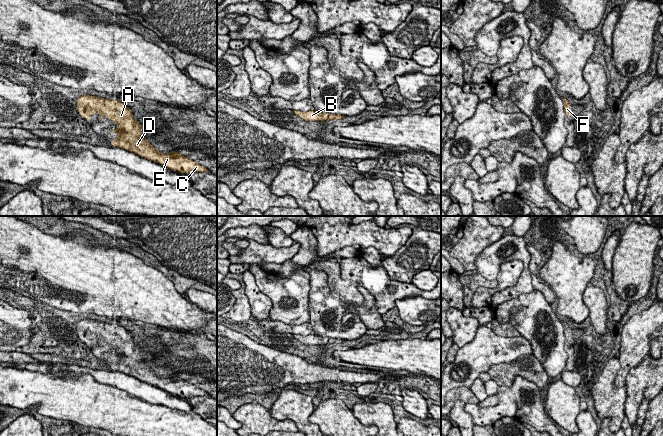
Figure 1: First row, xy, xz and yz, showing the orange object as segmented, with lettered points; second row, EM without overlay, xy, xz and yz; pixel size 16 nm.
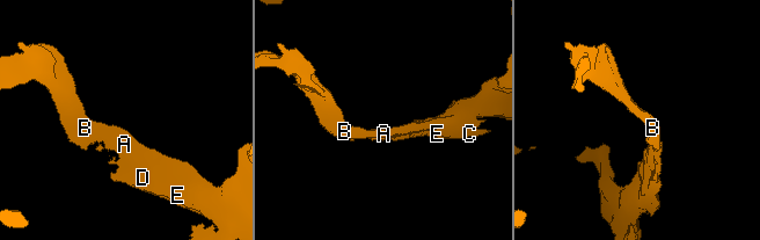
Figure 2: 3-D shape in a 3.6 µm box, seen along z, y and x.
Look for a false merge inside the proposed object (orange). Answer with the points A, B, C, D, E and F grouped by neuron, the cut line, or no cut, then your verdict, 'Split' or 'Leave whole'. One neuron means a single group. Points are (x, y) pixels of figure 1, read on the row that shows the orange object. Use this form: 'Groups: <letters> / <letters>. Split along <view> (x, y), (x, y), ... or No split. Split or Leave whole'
Groups: A B C D E F. No split. Leave whole

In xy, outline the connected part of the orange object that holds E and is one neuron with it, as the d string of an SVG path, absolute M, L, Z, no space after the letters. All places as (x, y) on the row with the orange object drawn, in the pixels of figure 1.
M88 94L79 97L76 103L79 115L86 120L90 120L93 114L99 113L98 120L102 121L104 114L117 124L116 130L110 129L110 132L118 134L115 140L110 140L113 147L123 148L179 173L210 172L205 166L190 160L179 152L163 154L153 147L142 136L142 125L134 119L131 110L125 103Z

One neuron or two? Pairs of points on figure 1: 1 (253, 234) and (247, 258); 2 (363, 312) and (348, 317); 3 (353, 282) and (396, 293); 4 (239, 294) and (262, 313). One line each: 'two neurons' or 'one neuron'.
1: two neurons
2: two neurons
3: one neuron
4: two neurons

